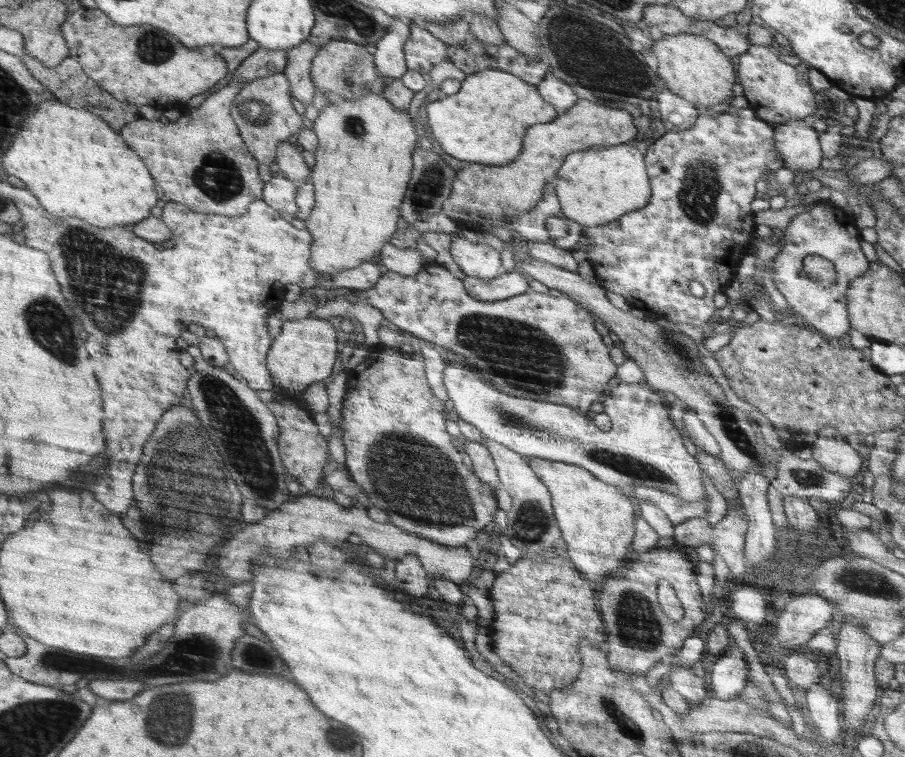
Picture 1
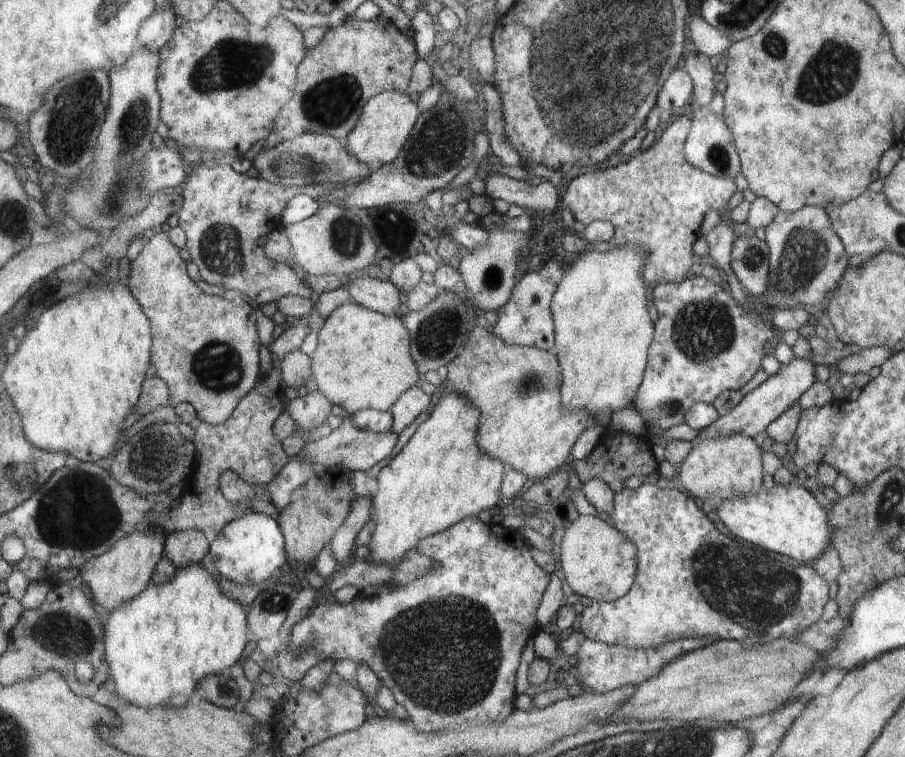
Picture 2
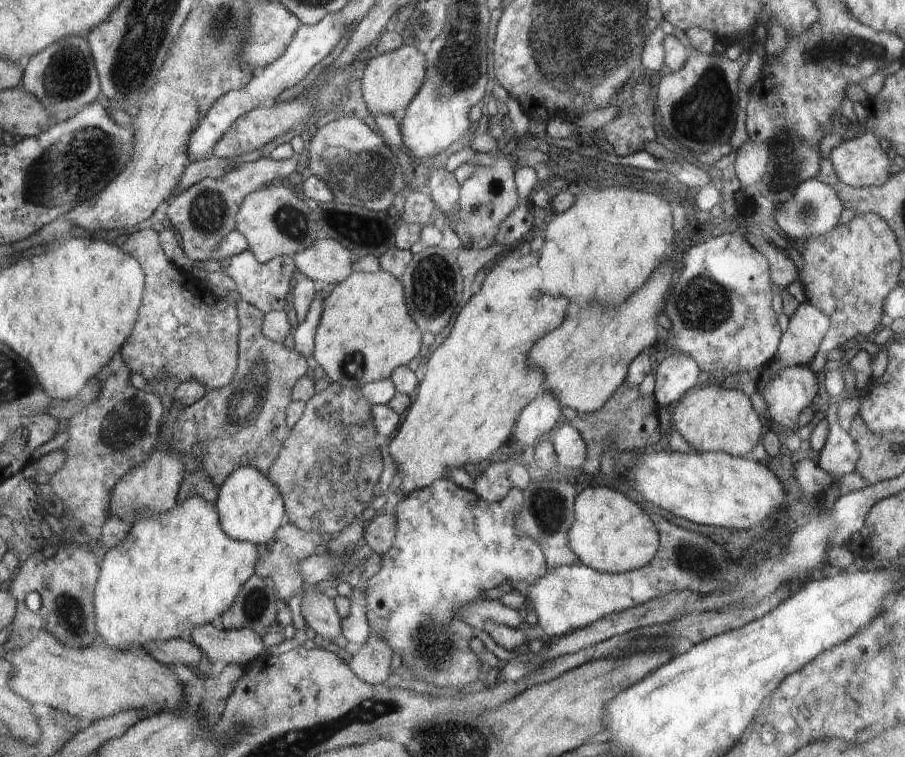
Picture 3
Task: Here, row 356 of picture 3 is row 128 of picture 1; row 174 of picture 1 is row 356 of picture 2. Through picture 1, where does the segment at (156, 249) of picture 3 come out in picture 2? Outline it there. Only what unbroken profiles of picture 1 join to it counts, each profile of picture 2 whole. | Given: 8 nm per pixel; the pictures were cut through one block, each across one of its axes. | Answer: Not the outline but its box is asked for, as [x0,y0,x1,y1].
[128,231,260,426]

